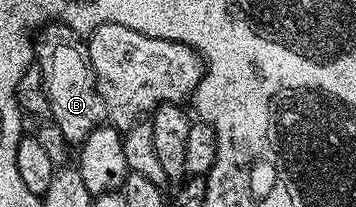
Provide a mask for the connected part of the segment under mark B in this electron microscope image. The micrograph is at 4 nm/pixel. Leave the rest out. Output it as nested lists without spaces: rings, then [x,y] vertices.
[[[53,22],[34,35],[33,54],[43,74],[44,90],[51,109],[50,121],[61,128],[67,142],[81,144],[89,132],[104,125],[109,118],[107,105],[101,100],[101,92],[95,83],[86,41],[63,23]]]

